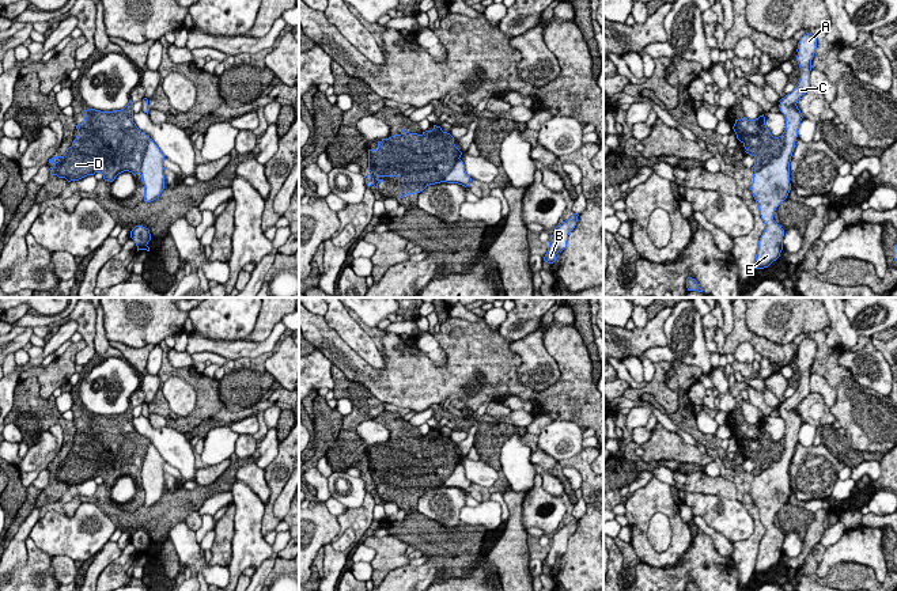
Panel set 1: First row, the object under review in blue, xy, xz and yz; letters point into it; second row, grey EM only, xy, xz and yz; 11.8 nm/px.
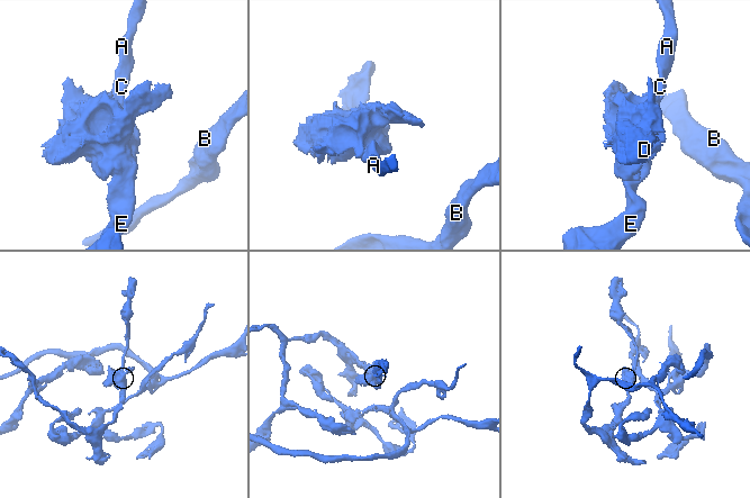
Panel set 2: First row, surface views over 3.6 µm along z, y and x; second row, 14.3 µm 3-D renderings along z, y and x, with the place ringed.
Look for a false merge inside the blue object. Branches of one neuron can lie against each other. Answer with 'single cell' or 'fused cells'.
fused cells

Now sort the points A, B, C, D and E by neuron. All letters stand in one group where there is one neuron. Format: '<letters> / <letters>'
A B C E / D

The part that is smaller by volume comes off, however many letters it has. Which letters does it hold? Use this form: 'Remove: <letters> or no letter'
Remove: D

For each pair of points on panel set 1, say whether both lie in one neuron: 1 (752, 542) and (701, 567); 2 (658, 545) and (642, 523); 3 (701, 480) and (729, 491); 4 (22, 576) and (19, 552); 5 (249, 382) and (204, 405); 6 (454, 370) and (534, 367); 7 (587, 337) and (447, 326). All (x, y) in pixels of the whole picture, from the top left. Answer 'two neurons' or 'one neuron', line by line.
1: two neurons
2: two neurons
3: one neuron
4: two neurons
5: two neurons
6: two neurons
7: two neurons

